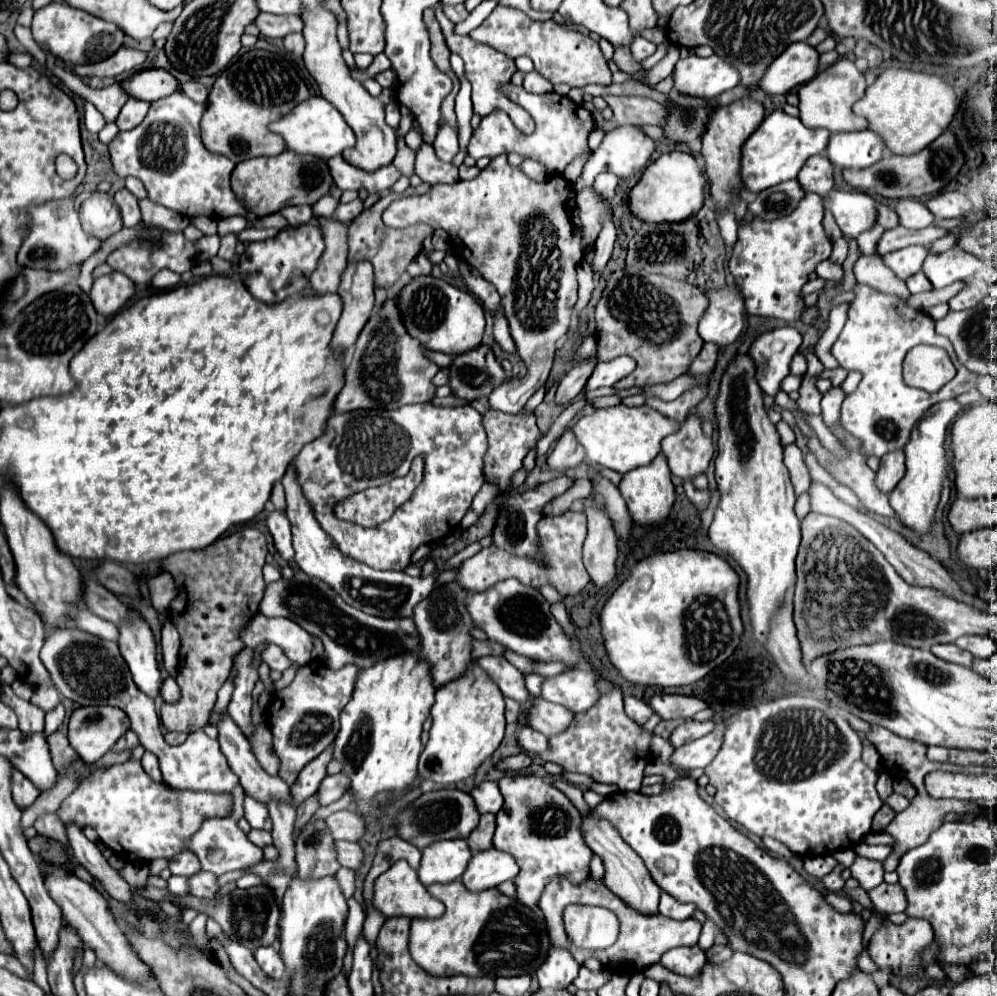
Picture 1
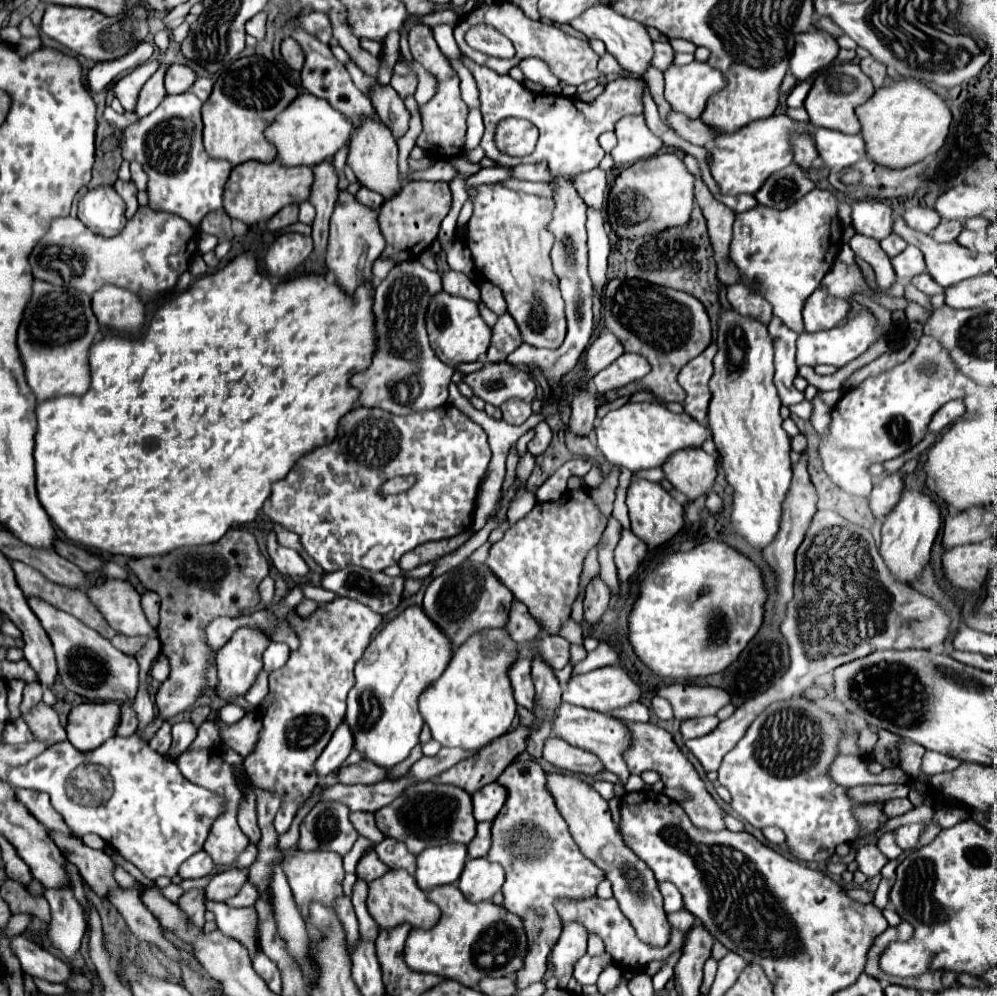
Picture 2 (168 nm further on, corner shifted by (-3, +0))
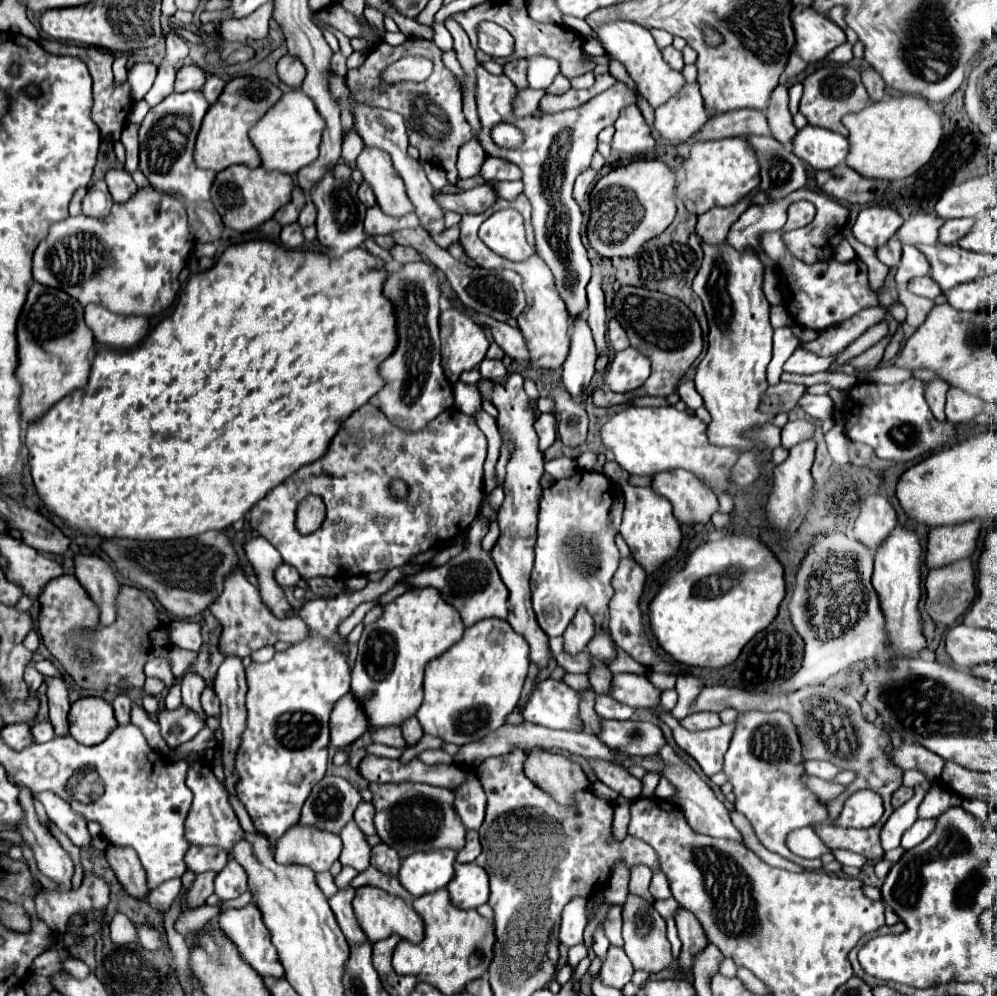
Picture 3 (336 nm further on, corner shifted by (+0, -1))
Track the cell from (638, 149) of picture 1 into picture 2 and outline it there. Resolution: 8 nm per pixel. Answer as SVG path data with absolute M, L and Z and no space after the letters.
M626 115L616 123L618 143L612 149L614 163L628 167L640 159L654 157L662 147L662 141L648 129L642 115Z

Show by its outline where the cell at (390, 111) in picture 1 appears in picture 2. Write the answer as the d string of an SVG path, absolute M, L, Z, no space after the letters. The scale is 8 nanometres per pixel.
M352 61L346 65L346 69L348 72L350 72L350 76L352 77L352 80L356 87L362 91L366 97L369 98L370 89L372 89L372 87L375 85L376 80L373 77L362 73L357 65L355 63L352 63Z

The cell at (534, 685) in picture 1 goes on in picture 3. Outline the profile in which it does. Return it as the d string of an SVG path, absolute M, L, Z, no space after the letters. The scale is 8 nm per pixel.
M565 674L563 676L563 682L567 686L571 686L573 690L583 690L583 688L589 686L589 680L587 680L585 674Z

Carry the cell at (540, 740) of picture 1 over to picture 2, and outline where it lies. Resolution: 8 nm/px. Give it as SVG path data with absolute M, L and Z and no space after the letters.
M548 737L544 745L544 759L550 761L552 765L572 771L572 773L586 773L586 775L596 775L604 771L602 761L584 749L572 747L570 743L558 739L558 737Z

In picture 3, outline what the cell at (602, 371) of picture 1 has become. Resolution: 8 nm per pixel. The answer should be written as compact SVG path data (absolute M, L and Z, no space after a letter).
M627 348L627 350L617 352L615 360L609 362L609 366L605 370L605 382L611 392L631 392L631 390L637 390L639 386L643 386L643 382L649 378L649 374L651 374L651 362L637 350Z

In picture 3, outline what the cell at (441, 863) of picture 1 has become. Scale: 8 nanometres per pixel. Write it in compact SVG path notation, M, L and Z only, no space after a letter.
M449 848L415 852L401 862L399 882L413 898L445 888L453 878L455 858L457 852Z

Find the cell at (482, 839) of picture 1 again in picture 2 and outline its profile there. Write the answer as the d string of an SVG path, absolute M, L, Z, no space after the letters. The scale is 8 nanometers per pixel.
M478 823L478 833L476 837L468 843L468 857L486 857L490 843L492 843L492 835L490 835L490 823Z

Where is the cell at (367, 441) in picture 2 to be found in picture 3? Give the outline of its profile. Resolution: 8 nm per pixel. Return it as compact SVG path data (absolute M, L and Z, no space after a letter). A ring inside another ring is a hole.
M365 404L341 424L325 456L299 468L293 476L273 488L251 508L249 522L253 526L253 534L261 538L265 536L279 550L283 562L299 570L301 578L351 578L377 570L391 570L407 564L409 558L413 558L415 554L445 544L451 538L467 532L469 524L479 516L479 506L483 498L485 456L485 434L479 430L473 416L467 416L457 408L441 412L423 430L409 432L389 422L389 418L373 404ZM393 480L403 480L407 484L409 492L405 498L393 496ZM309 494L317 494L323 498L327 518L317 532L301 536L295 530L295 510L297 504Z

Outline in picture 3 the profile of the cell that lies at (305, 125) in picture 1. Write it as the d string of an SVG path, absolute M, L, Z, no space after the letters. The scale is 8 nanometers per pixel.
M291 90L249 130L249 138L261 154L267 170L279 170L285 174L297 174L303 166L311 164L319 156L319 146L325 130L325 120L317 112L313 100L301 90Z

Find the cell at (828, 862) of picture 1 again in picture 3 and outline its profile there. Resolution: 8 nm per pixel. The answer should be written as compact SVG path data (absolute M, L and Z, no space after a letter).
M933 784L925 796L925 800L919 806L919 818L937 818L943 812L947 812L953 806L961 806L963 798L959 794L953 794L937 784Z

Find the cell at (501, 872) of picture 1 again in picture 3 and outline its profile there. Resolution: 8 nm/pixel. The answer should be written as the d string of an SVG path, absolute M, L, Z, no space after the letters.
M475 862L457 864L455 876L447 884L451 902L459 908L477 908L489 898L489 876Z

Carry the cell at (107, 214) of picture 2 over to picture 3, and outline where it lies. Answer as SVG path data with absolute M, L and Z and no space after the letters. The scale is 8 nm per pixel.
M103 180L93 182L87 188L87 196L83 198L83 214L89 218L101 220L101 218L109 216L111 206L113 206L113 198L107 190L107 184Z

